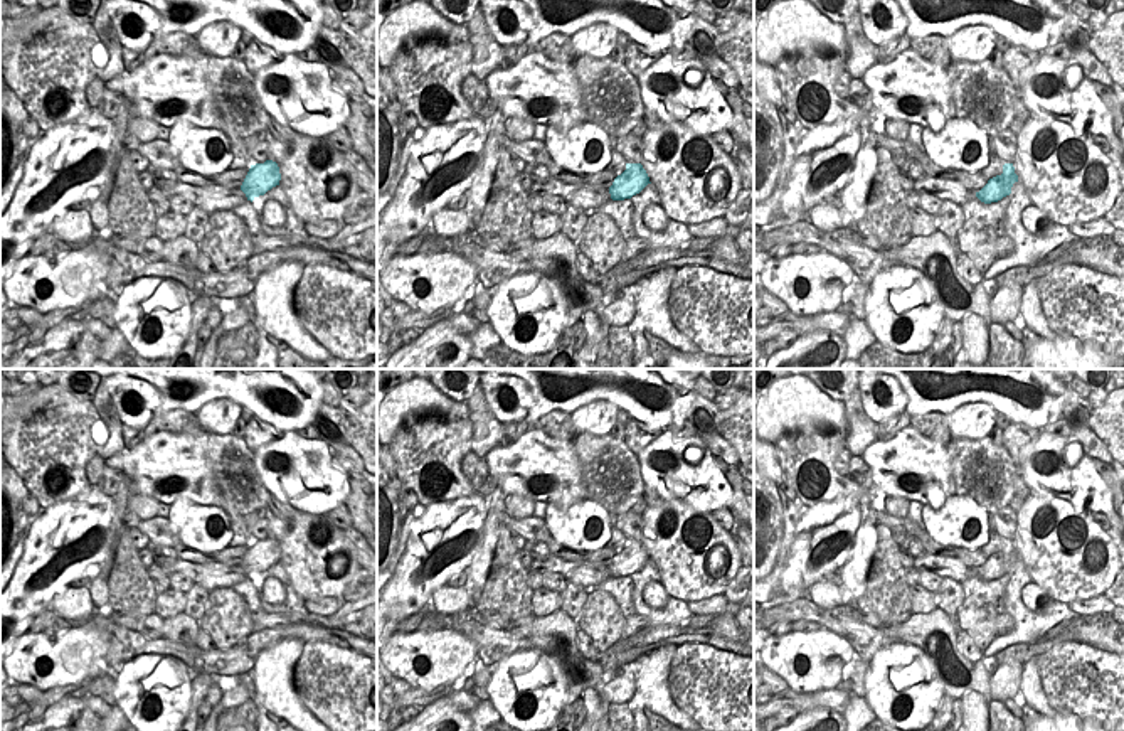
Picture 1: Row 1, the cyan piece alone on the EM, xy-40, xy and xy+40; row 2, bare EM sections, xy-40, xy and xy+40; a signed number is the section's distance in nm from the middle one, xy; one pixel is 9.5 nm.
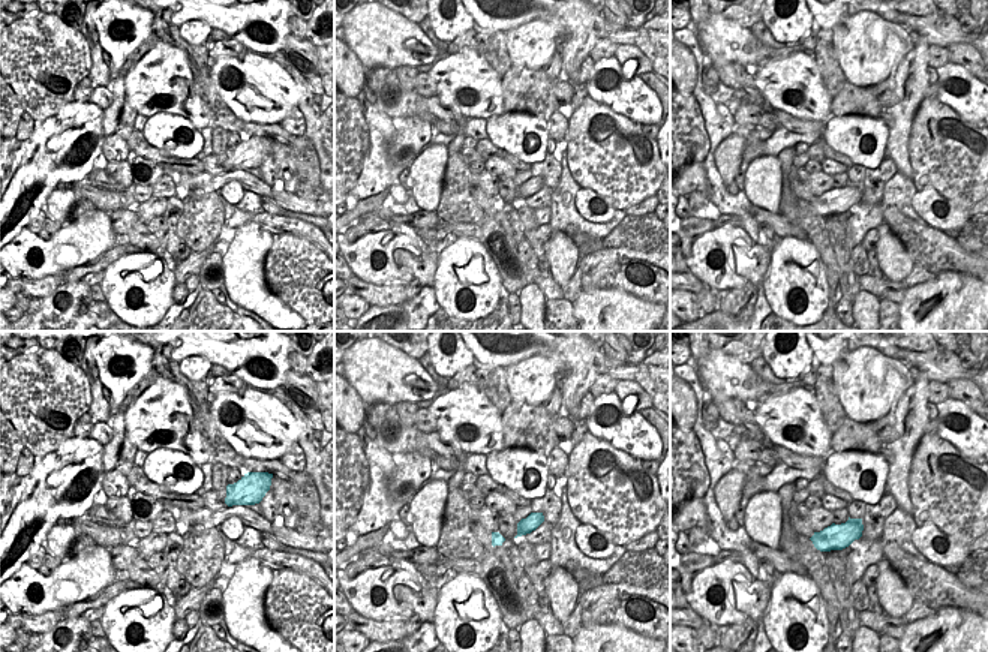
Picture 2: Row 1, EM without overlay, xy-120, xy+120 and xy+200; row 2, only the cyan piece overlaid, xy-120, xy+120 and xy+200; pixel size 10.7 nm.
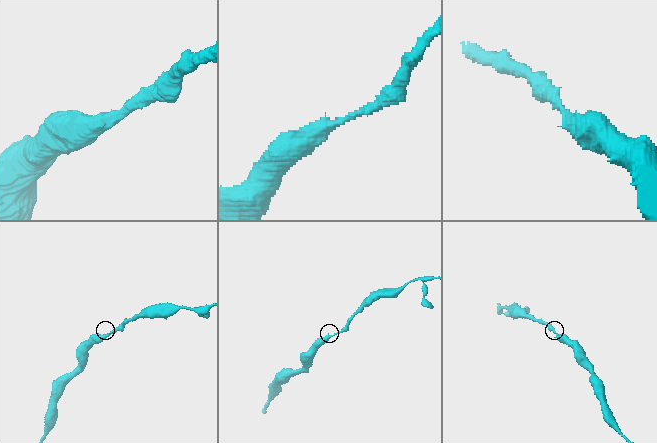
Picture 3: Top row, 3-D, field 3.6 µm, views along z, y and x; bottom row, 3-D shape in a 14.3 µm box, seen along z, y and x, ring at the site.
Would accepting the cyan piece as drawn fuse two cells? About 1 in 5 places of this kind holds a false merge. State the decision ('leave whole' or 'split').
leave whole

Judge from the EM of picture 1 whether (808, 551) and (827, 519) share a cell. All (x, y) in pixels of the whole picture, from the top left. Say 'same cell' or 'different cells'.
same cell

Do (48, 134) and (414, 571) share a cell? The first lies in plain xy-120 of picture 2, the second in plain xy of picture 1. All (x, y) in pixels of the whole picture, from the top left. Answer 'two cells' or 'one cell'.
one cell

